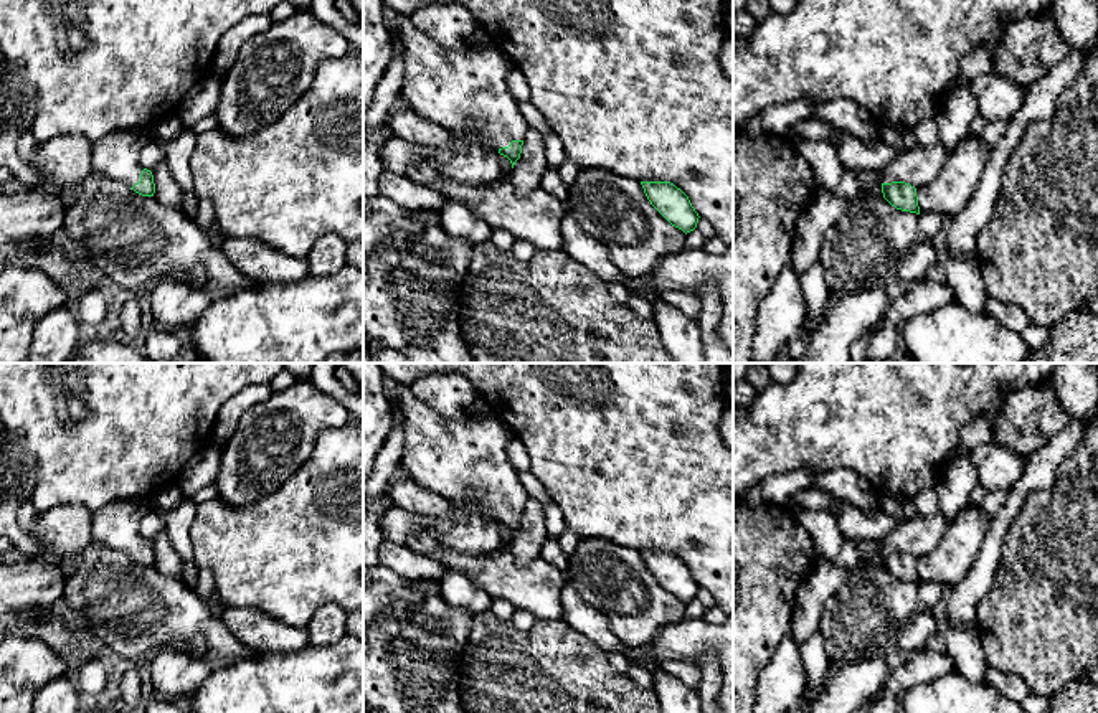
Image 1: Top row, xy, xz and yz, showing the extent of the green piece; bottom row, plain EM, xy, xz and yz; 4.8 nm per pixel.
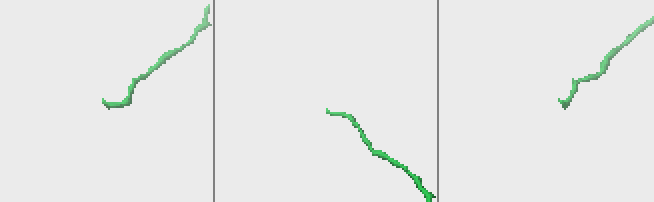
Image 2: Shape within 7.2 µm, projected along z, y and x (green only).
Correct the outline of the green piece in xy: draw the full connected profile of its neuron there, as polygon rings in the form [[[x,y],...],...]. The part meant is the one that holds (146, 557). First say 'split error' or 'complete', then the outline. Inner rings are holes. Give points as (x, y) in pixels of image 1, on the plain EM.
split error; [[[150,498],[119,500],[96,508],[91,528],[92,543],[125,553],[142,566],[154,566],[154,545],[139,531],[139,523],[149,512]]]

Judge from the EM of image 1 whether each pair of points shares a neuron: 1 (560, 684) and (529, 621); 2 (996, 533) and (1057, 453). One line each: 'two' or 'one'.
1: two
2: one

